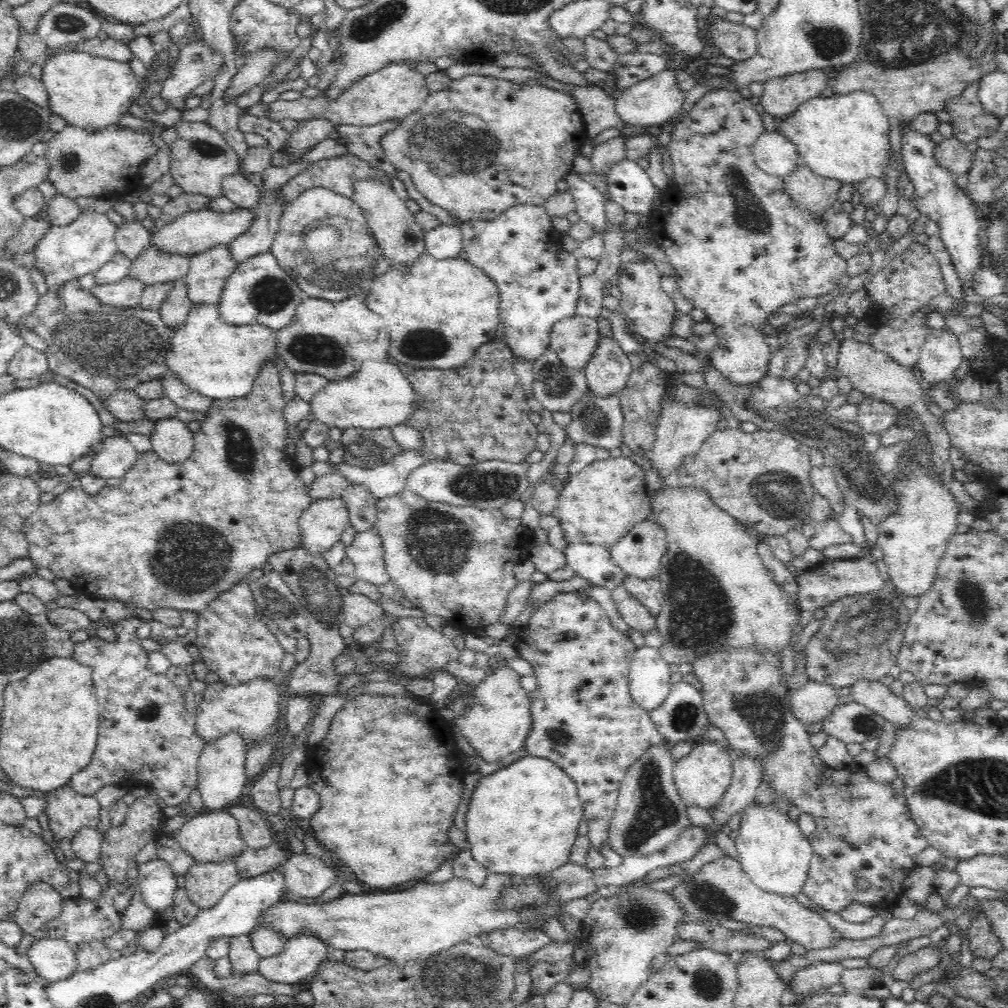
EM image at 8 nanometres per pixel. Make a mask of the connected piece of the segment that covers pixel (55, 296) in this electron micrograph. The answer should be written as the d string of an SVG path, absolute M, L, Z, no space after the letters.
M78 279L69 280L61 287L52 287L44 296L39 297L36 308L19 321L47 342L49 370L60 374L72 382L90 389L102 401L110 399L114 393L136 390L142 382L160 379L168 370L166 352L170 348L169 329L159 310L146 310L142 307L126 308L108 306L100 303L91 289L84 289Z

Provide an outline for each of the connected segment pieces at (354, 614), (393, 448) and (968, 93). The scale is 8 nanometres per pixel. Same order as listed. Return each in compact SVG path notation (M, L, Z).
M345 593L342 610L345 623L354 629L385 616L380 604L372 602L363 594Z
M348 428L339 442L344 448L344 462L360 469L374 469L389 464L403 454L390 428Z
M974 81L966 85L961 95L945 102L945 110L951 116L949 124L952 125L953 136L972 147L977 138L992 135L1001 123L983 110L978 90L979 81Z

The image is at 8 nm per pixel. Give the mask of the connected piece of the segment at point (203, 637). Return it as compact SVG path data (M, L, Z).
M246 580L235 584L230 590L221 592L212 599L204 610L197 613L196 638L194 644L199 650L199 656L206 664L209 671L220 677L220 681L236 686L248 684L253 679L273 679L280 672L280 663L284 660L284 648L270 628L258 616L256 604L252 597L252 590Z

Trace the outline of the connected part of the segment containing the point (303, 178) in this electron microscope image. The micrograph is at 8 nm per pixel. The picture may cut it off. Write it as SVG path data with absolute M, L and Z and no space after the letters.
M346 154L335 158L314 161L309 164L309 167L306 168L305 171L300 171L296 176L293 176L286 182L286 184L281 185L281 205L287 205L290 201L294 201L299 195L302 195L312 188L328 188L341 196L352 199L355 190L354 184L356 184L358 180L375 180L386 186L391 186L390 180L386 177L386 174L386 171L370 166L368 162L358 158L356 155Z

